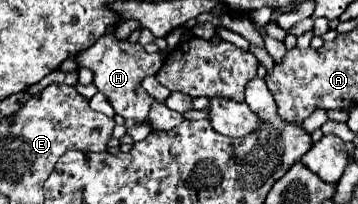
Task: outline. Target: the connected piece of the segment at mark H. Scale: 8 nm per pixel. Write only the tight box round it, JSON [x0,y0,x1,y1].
[75,29,163,121]

